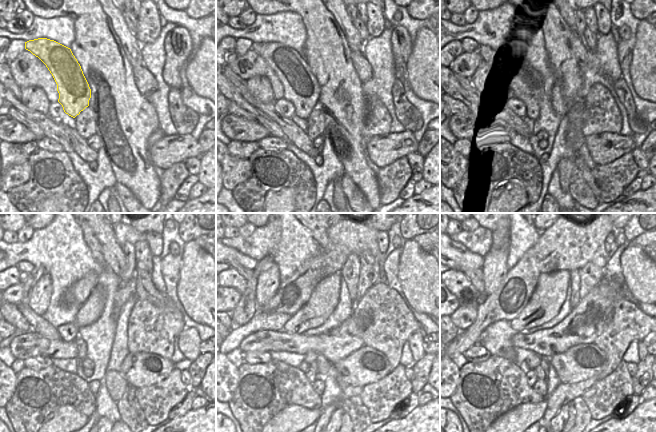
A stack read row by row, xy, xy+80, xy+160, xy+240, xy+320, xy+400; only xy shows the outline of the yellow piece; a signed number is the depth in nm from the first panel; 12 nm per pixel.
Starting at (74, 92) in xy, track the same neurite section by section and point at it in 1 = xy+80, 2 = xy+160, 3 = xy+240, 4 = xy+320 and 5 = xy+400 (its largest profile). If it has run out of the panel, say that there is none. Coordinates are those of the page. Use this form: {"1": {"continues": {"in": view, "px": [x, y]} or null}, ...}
{"1": {"continues": {"in": "xy+80", "px": [301, 88]}}, "2": {"continues": {"in": "xy+160", "px": [526, 86]}}, "3": {"continues": {"in": "xy+240", "px": [81, 345]}}, "4": {"continues": {"in": "xy+320", "px": [310, 356]}}, "5": {"continues": {"in": "xy+400", "px": [533, 361]}}}

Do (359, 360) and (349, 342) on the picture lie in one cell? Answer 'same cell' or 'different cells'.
different cells

